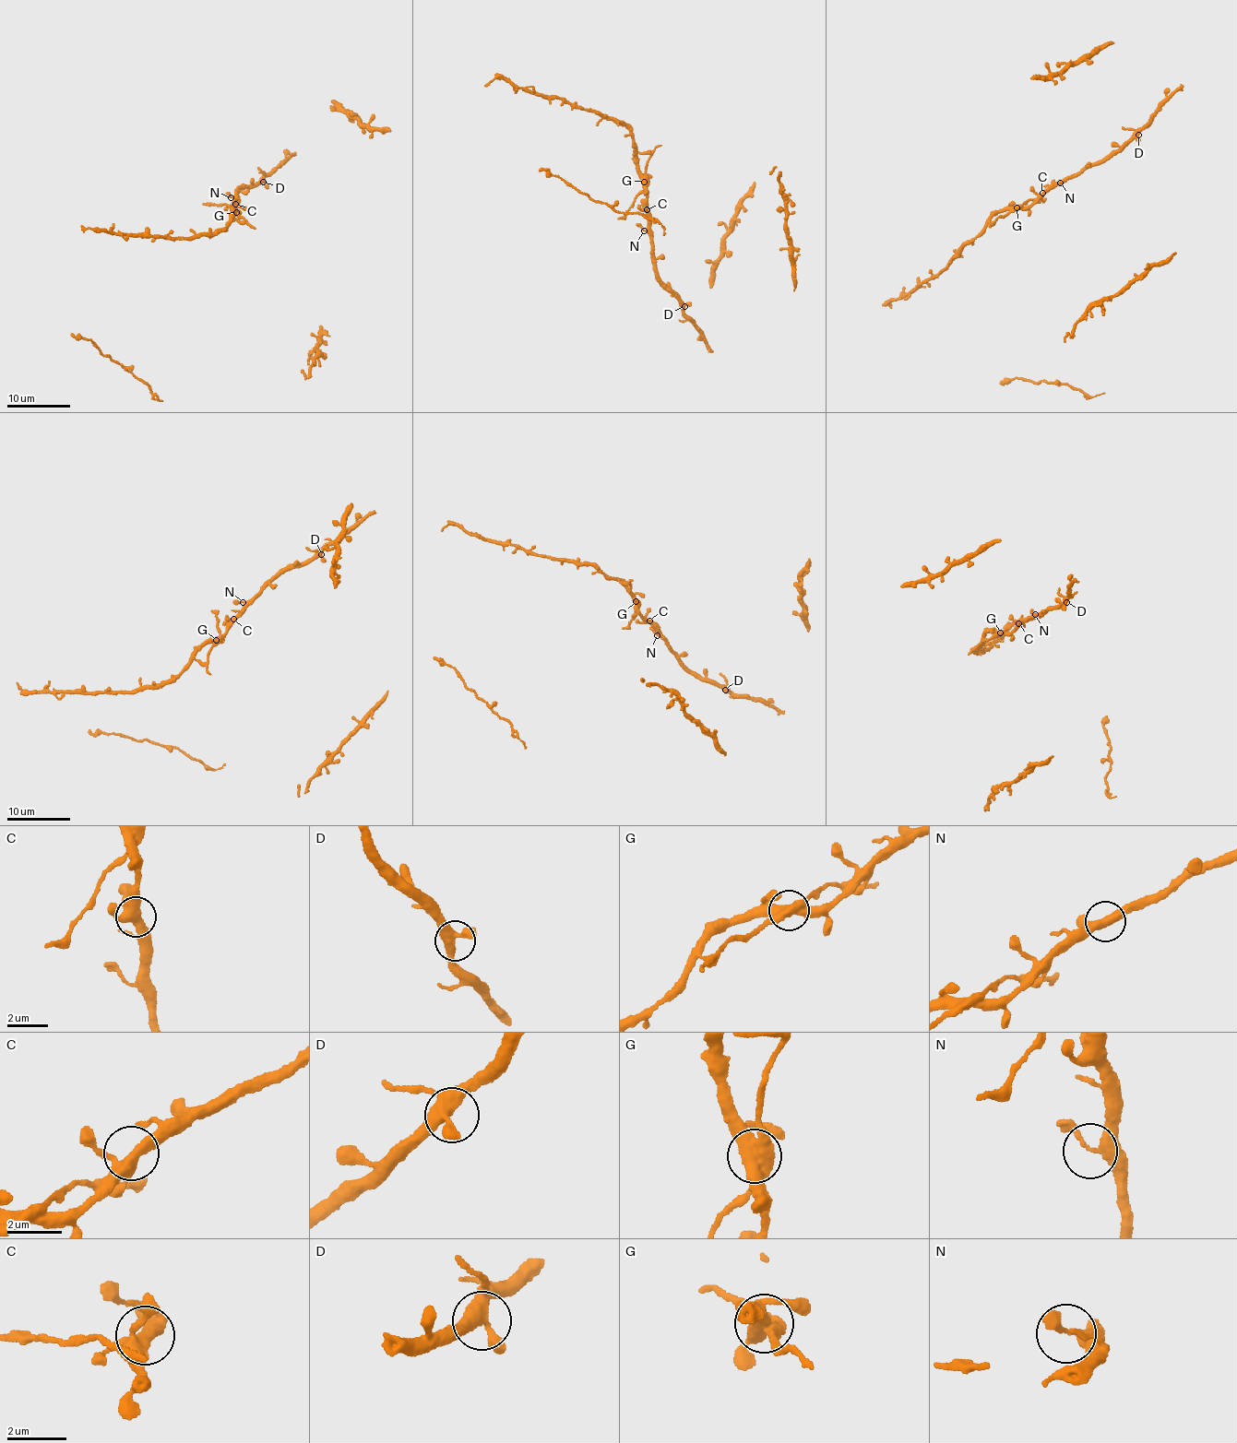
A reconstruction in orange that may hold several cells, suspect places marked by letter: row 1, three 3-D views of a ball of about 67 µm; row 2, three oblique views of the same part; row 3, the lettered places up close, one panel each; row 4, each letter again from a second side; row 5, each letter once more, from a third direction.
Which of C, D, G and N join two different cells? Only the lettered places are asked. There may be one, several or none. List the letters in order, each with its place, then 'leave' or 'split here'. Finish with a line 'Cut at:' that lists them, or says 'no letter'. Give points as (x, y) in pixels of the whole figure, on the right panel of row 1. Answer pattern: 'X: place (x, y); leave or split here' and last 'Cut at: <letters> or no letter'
C: place (1042, 193); leave
D: place (1138, 135); leave
G: place (1016, 207); split here
N: place (1060, 183); leave
Cut at: G

